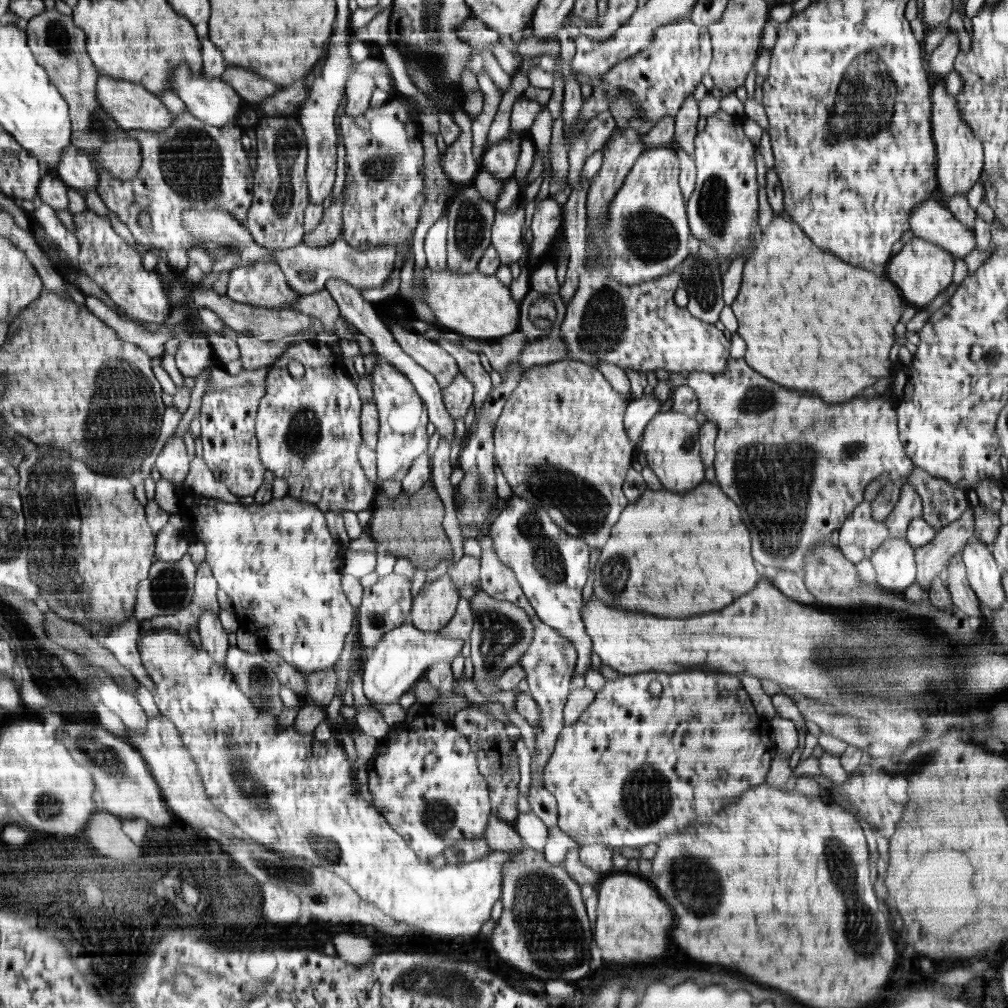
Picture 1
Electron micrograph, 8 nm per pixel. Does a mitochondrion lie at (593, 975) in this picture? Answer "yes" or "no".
no

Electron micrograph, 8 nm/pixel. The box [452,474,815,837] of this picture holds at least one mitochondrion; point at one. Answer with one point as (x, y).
(646, 799)

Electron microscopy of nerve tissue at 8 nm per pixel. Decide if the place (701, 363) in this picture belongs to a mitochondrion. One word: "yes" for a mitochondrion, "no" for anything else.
no

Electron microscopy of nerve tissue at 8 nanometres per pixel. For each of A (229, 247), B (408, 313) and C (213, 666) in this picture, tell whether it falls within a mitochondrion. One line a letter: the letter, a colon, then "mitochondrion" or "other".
A: mitochondrion
B: other
C: other

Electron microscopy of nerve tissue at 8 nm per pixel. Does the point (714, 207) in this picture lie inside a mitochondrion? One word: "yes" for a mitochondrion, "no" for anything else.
yes

